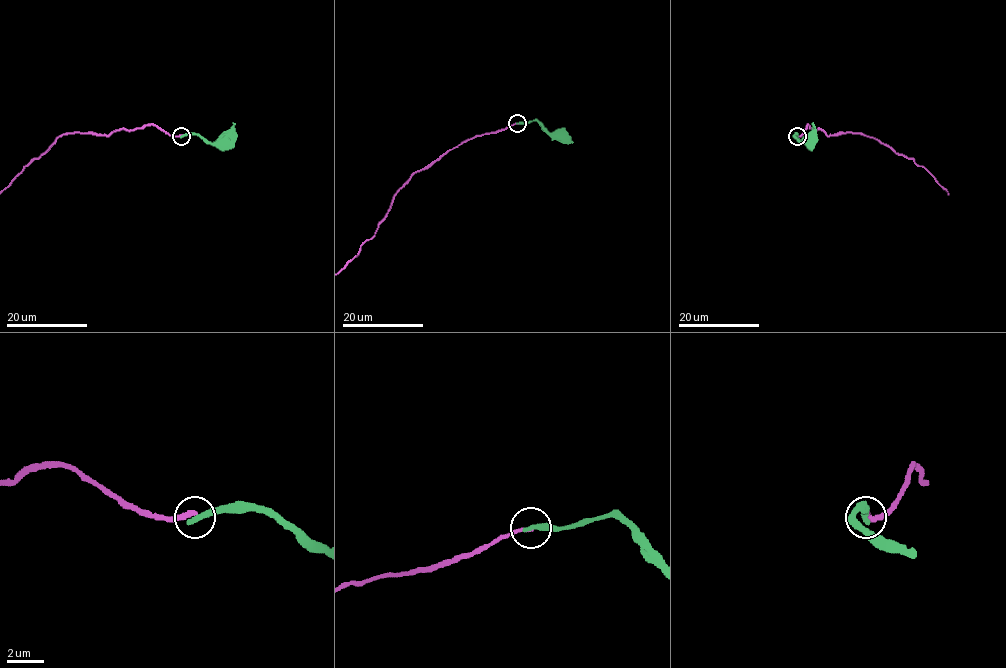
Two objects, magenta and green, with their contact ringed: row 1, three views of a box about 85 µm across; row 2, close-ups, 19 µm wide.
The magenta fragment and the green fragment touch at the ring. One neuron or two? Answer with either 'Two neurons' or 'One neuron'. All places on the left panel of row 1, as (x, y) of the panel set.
Two neurons

